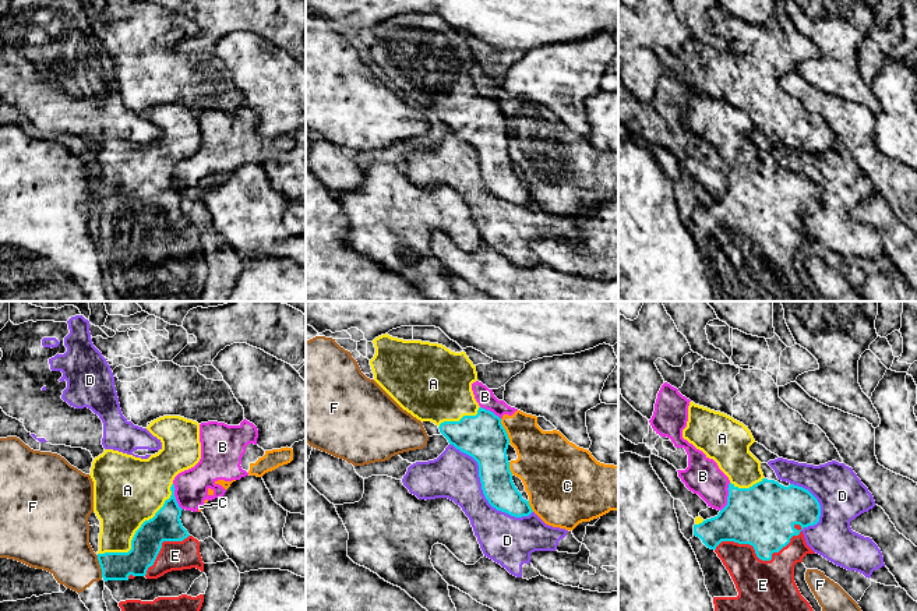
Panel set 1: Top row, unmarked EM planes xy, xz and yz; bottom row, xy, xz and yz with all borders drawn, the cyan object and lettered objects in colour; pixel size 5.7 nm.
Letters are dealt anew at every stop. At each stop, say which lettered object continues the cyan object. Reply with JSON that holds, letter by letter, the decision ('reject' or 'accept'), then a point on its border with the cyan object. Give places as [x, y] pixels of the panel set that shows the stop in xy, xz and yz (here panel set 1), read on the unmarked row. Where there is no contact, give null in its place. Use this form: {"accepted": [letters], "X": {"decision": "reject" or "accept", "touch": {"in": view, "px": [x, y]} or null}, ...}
{"accepted": ["A", "E"], "A": {"decision": "accept", "touch": {"in": "xy", "px": [137, 218]}}, "B": {"decision": "reject", "touch": {"in": "yz", "px": [727, 184]}}, "C": {"decision": "reject", "touch": {"in": "xz", "px": [505, 119]}}, "D": {"decision": "reject", "touch": {"in": "xz", "px": [483, 179]}}, "E": {"decision": "accept", "touch": {"in": "yz", "px": [759, 246]}}, "F": {"decision": "reject", "touch": {"in": "xy", "px": [101, 254]}}}

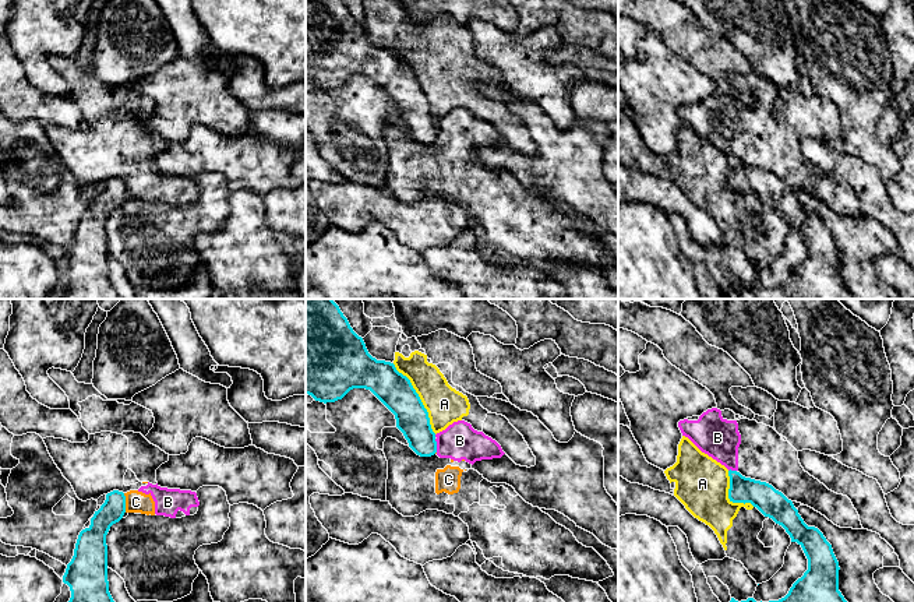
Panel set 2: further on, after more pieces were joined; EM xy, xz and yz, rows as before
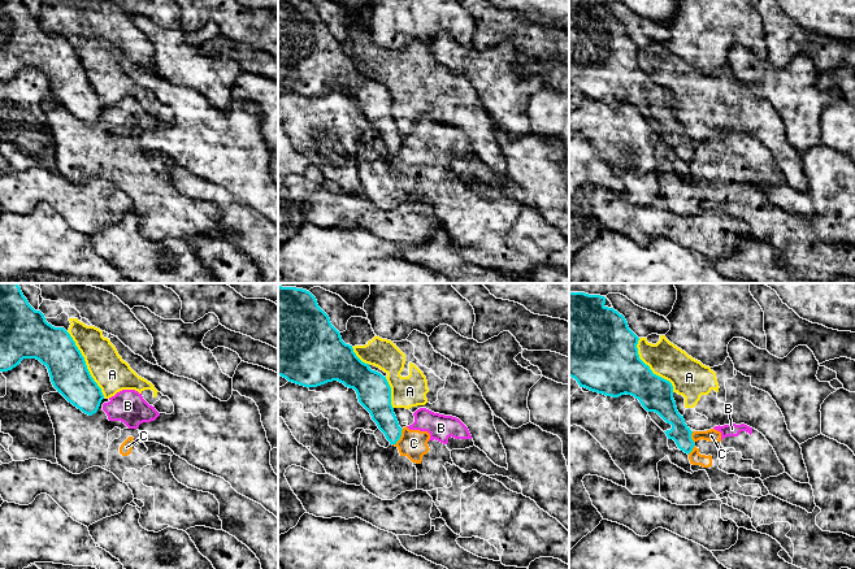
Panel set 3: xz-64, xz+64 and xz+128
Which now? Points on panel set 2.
{"accepted": [], "A": {"decision": "reject", "touch": {"in": "xz", "px": [419, 85]}}, "B": {"decision": "reject", "touch": {"in": "xz", "px": [436, 133]}}, "C": {"decision": "reject", "touch": {"in": "xy", "px": [124, 190]}}}

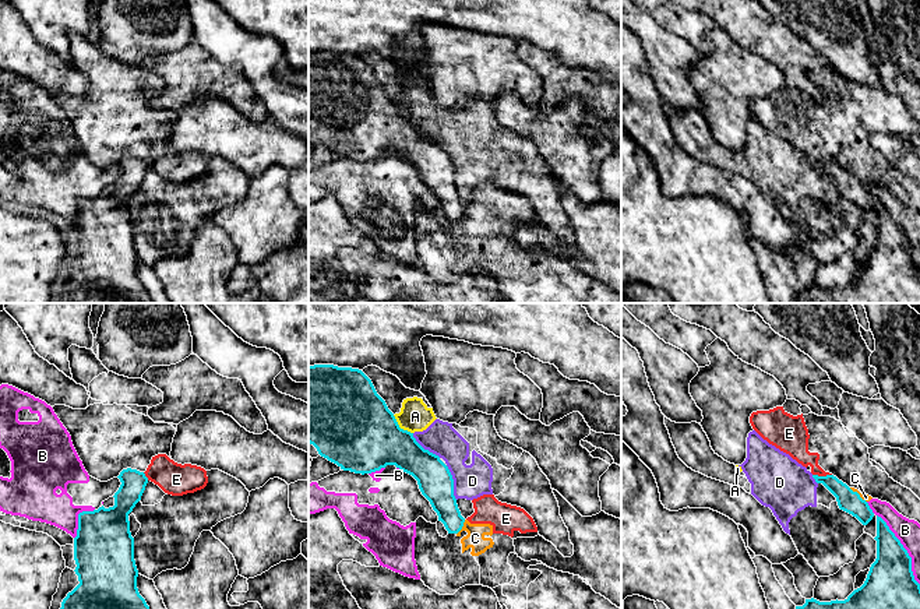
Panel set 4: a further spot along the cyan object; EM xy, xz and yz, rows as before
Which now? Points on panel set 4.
{"accepted": [], "A": {"decision": "reject", "touch": {"in": "xz", "px": [399, 115]}}, "B": {"decision": "reject", "touch": {"in": "yz", "px": [905, 236]}}, "C": {"decision": "reject", "touch": {"in": "xz", "px": [462, 213]}}, "D": {"decision": "reject", "touch": {"in": "xz", "px": [453, 169]}}, "E": {"decision": "reject", "touch": {"in": "yz", "px": [822, 164]}}}

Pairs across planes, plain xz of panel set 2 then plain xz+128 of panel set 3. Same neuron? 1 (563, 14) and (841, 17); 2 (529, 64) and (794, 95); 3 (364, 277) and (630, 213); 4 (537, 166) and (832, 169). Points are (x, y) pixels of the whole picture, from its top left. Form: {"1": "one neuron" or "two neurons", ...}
{"1": "two neurons", "2": "one neuron", "3": "two neurons", "4": "one neuron"}

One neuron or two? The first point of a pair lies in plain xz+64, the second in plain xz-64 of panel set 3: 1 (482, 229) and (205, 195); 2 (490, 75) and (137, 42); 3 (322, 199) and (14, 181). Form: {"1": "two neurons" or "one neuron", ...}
{"1": "two neurons", "2": "two neurons", "3": "one neuron"}

